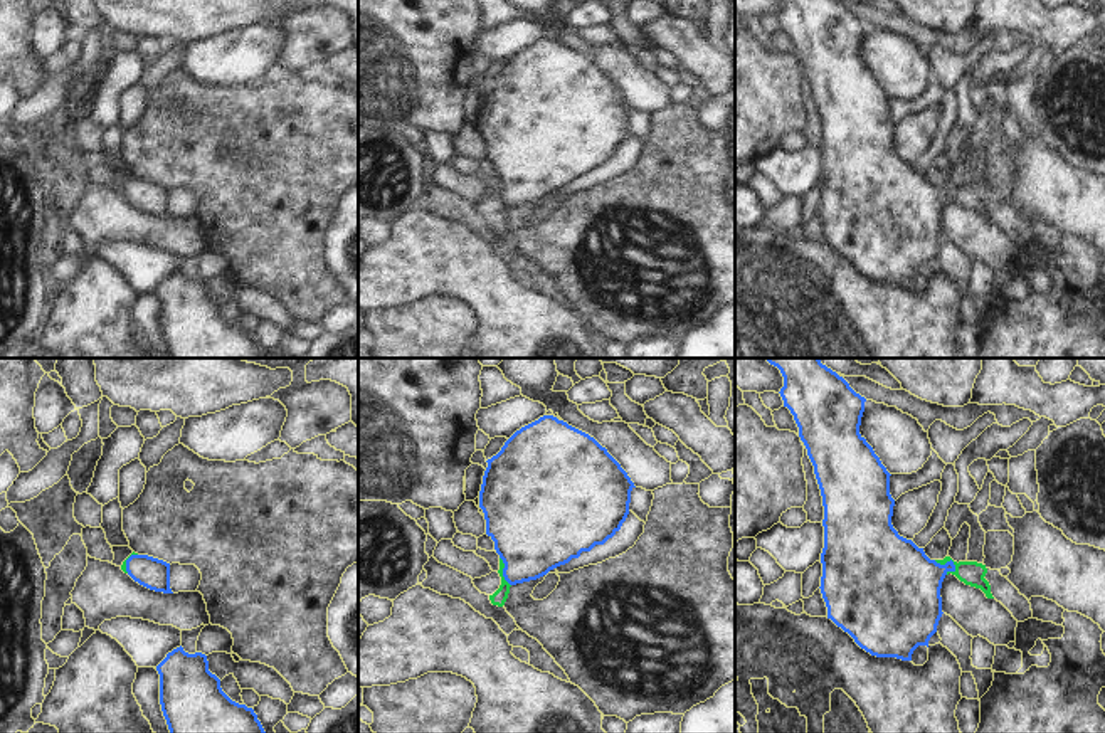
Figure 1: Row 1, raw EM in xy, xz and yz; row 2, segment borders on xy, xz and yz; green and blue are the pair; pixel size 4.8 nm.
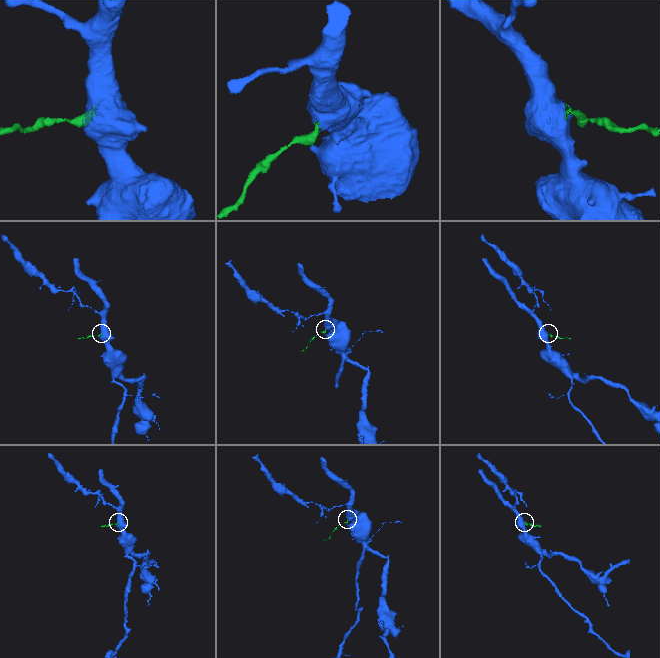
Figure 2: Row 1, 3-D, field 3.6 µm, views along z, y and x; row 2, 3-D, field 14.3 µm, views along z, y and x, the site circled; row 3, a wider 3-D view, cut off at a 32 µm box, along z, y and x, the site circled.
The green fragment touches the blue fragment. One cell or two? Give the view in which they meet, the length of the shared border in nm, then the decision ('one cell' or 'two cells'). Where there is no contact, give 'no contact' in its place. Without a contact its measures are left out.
meets green in yz; contact 120 nm long; one cell

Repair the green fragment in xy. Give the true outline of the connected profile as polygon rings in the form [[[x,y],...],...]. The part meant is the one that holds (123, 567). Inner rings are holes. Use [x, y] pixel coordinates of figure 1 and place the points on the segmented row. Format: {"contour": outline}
{"contour": [[[133,551],[123,562],[121,570],[150,590],[173,593],[170,588],[170,563],[163,560]]]}

